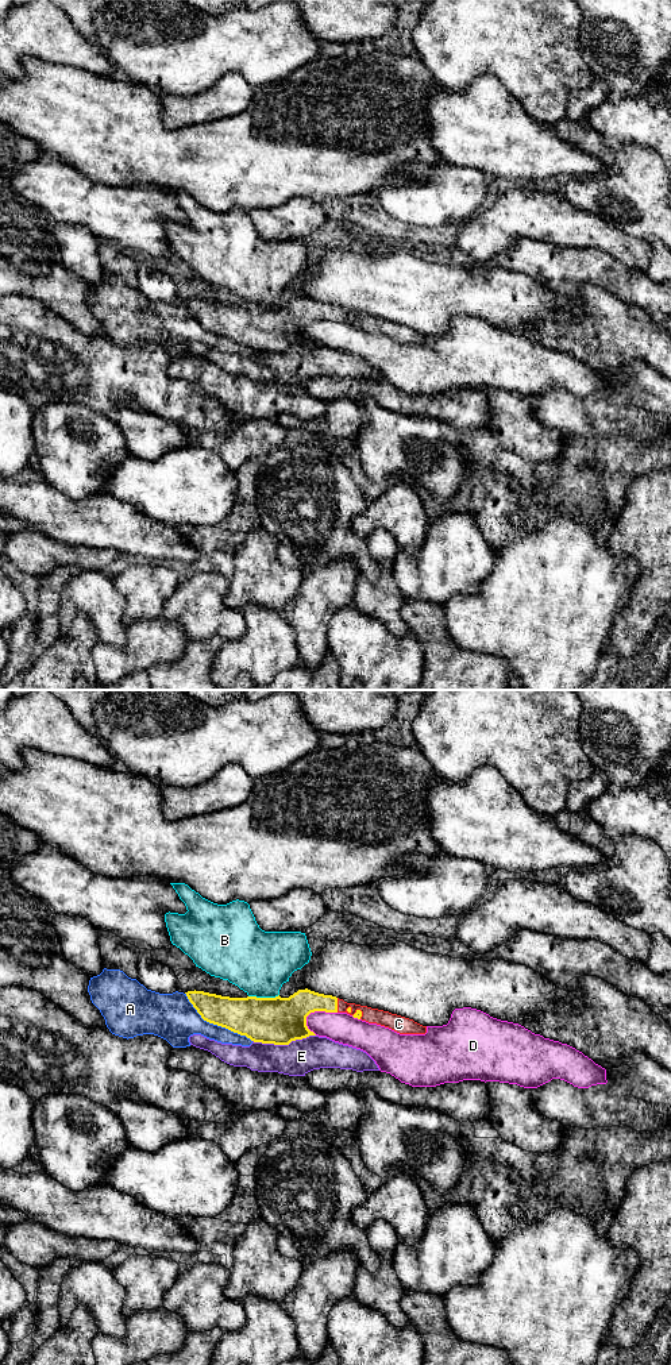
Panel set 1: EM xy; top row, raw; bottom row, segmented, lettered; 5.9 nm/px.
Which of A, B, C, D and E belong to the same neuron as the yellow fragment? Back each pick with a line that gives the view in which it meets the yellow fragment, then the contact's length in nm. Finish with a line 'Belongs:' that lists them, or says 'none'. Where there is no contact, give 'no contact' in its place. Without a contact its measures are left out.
C: meets yellow in xy; contact 90 nm long
Belongs: C

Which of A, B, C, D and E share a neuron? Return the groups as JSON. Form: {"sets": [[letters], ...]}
{"sets": [["A"], ["B"], ["C"], ["D"], ["E"]]}

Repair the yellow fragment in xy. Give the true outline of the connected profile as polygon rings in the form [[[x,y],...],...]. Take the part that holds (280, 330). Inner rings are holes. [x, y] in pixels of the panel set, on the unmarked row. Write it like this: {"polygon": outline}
{"polygon": [[[308,297],[298,298],[289,306],[230,306],[196,298],[185,302],[204,329],[262,352],[289,354],[292,350],[316,344],[306,335],[306,325],[315,320],[347,321],[400,343],[427,342],[427,335],[413,328],[347,312]]]}

